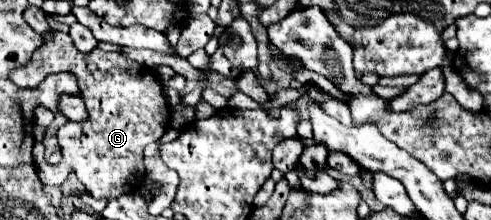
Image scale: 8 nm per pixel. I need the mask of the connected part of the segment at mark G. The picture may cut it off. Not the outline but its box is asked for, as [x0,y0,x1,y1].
[33,29,171,201]

